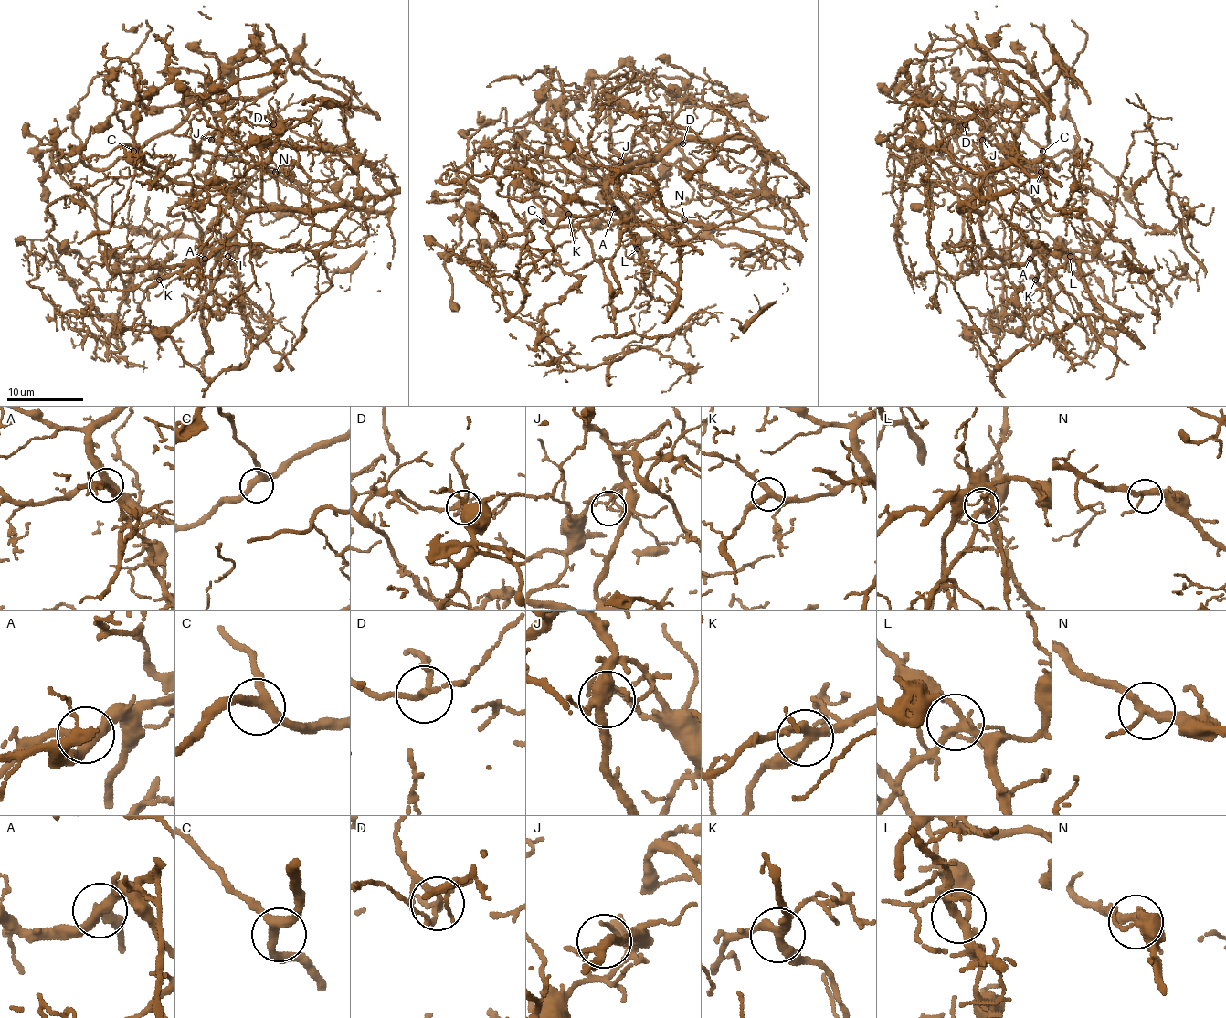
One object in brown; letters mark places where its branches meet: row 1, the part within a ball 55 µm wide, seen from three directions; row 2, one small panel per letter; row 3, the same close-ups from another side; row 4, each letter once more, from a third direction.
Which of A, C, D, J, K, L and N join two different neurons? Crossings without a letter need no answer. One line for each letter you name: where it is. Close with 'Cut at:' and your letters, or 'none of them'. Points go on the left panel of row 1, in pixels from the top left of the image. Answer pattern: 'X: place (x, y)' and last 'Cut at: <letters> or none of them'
J: place (211, 140)
Cut at: J

